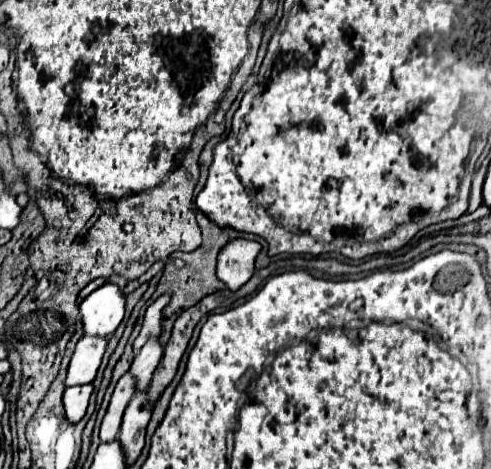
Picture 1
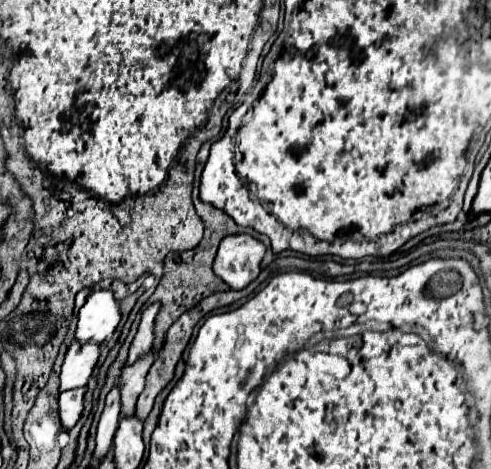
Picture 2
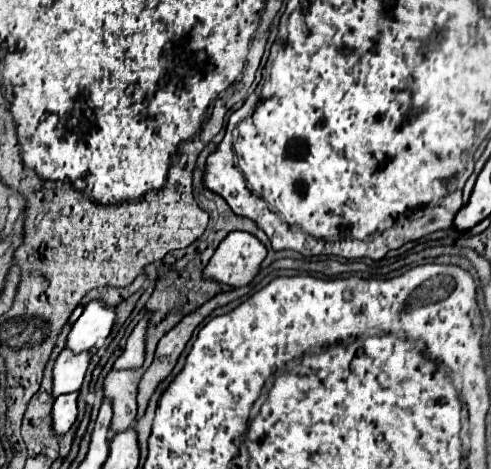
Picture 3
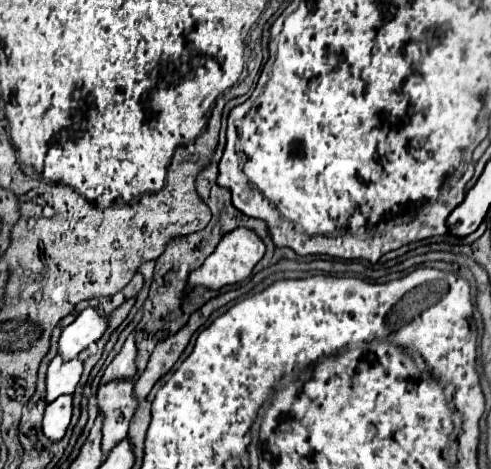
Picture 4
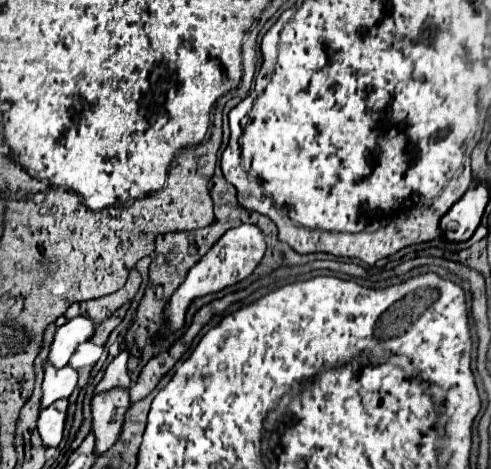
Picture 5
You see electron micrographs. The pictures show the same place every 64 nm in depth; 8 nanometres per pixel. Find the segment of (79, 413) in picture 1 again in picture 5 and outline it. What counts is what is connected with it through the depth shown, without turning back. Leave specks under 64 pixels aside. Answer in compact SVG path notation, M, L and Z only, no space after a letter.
M56 400L56 402L50 404L46 410L40 412L38 432L40 432L42 444L44 444L46 448L60 444L60 440L62 440L62 430L64 430L66 408L68 408L68 400Z

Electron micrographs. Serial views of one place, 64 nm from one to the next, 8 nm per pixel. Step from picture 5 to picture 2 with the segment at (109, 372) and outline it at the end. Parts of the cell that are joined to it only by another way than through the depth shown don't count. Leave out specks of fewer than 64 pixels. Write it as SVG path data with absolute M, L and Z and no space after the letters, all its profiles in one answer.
M152 304L144 310L142 314L142 320L140 320L140 326L138 326L138 332L130 344L130 350L128 350L128 358L126 358L126 364L134 364L138 360L138 356L142 356L144 352L150 352L152 348L152 326L154 326L154 318L156 318L156 312L158 312L160 304Z

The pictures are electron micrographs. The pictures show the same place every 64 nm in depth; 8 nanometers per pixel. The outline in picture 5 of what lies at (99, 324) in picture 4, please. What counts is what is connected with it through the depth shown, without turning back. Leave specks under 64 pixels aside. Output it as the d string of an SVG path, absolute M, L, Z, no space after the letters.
M76 316L66 324L62 324L56 330L54 340L50 344L48 362L52 362L54 368L62 368L64 364L68 364L76 346L80 342L86 342L94 334L94 330L96 330L96 324L84 316Z

